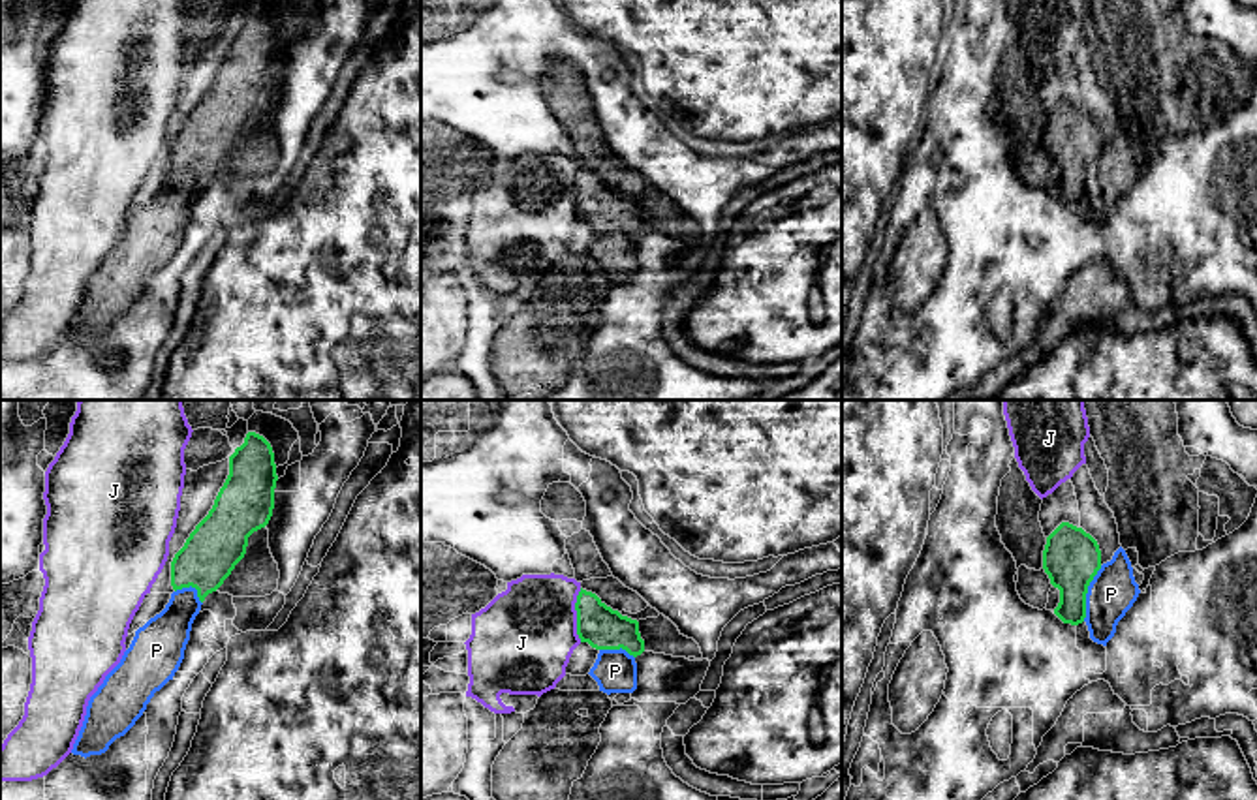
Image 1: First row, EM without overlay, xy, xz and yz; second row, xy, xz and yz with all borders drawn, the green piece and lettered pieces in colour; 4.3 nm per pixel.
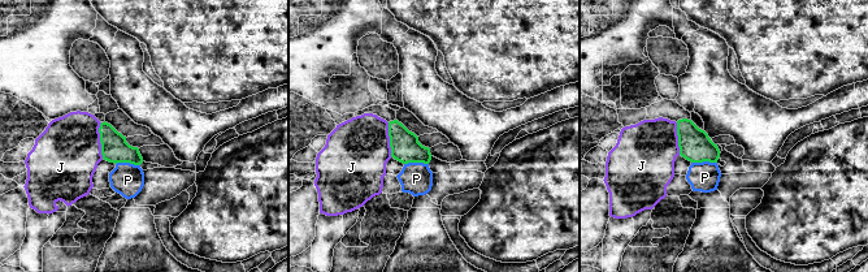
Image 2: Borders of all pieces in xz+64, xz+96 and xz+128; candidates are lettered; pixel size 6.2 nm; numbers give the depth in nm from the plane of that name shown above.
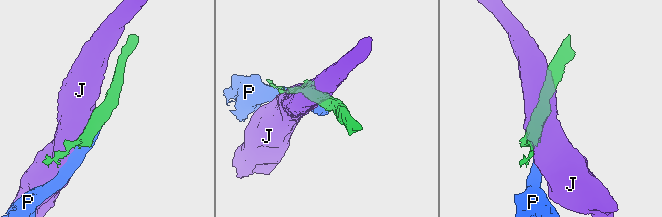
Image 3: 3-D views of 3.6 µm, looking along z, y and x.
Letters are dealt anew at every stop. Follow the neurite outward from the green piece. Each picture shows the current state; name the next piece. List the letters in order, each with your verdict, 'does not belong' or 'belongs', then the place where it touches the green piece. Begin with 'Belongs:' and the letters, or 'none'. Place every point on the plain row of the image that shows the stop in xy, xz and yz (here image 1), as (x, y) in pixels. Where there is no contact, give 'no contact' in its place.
Belongs: none
J: does not belong; meets green in xz at (577, 194)
P: does not belong; meets green in yz at (1086, 171)

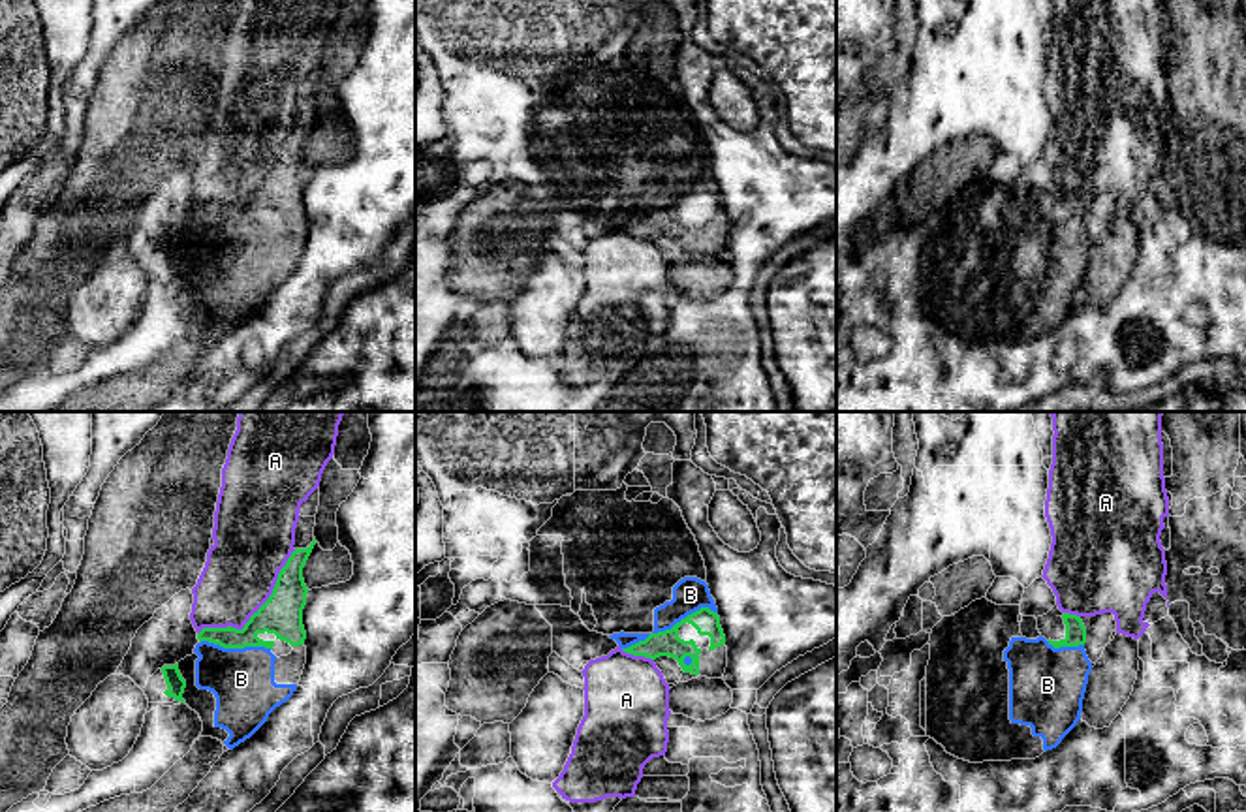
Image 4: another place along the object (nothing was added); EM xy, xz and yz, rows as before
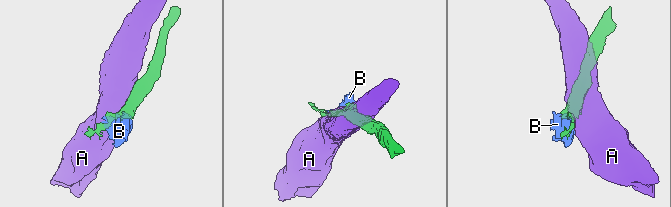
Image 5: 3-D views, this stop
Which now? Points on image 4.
Belongs: B
A: does not belong; meets green in xy at (258, 190)
B: belongs; meets green in xz at (671, 207)

